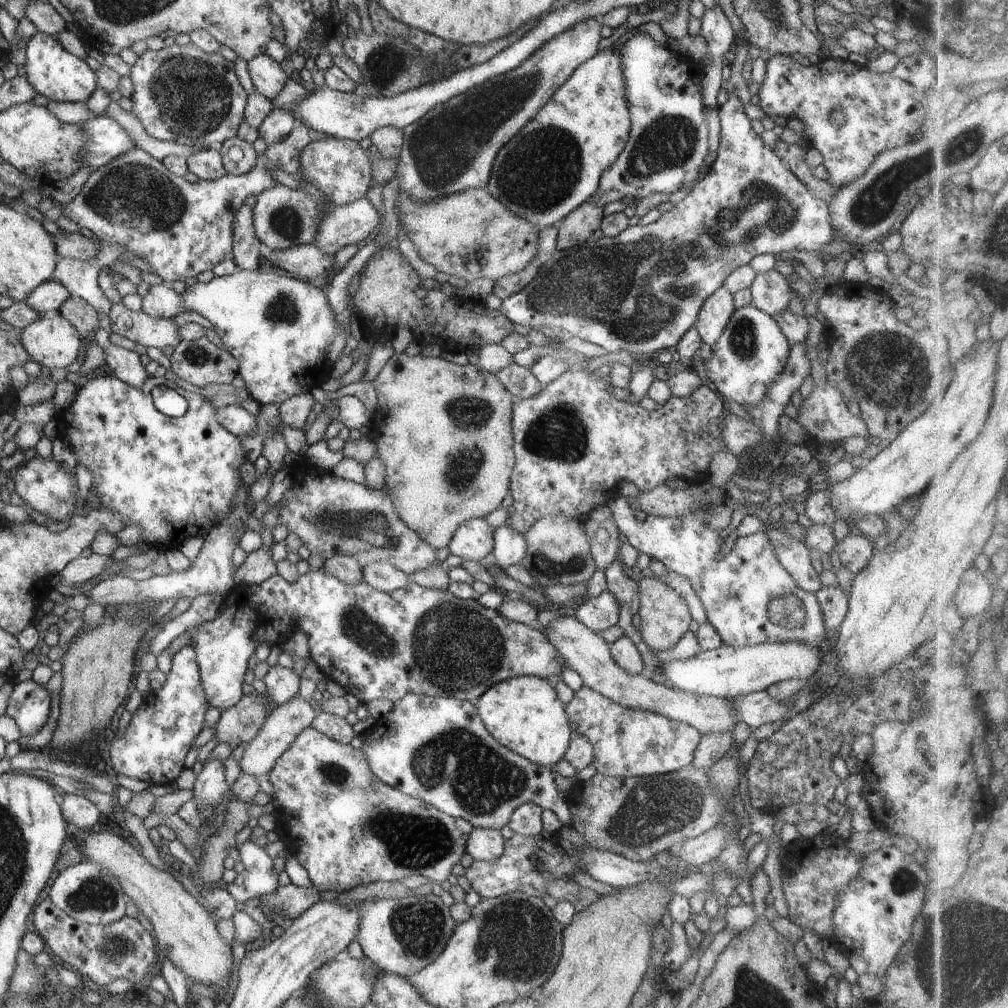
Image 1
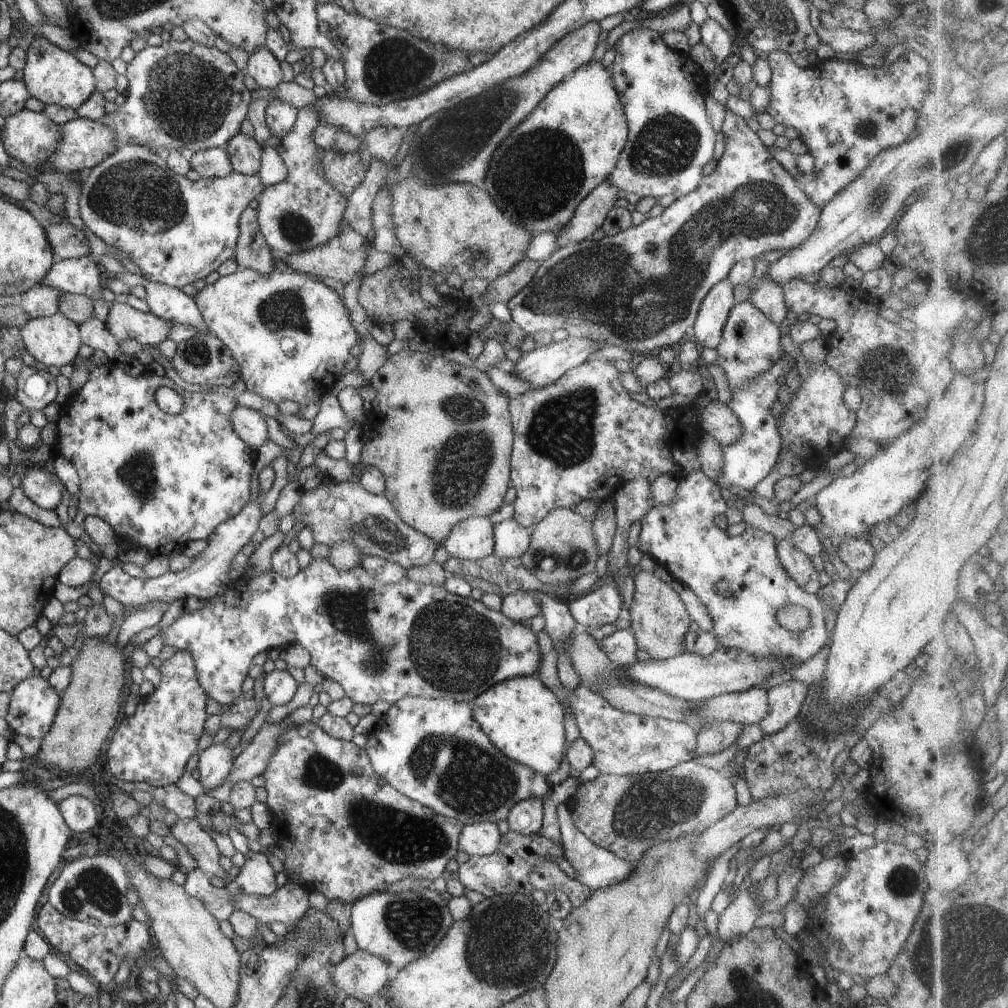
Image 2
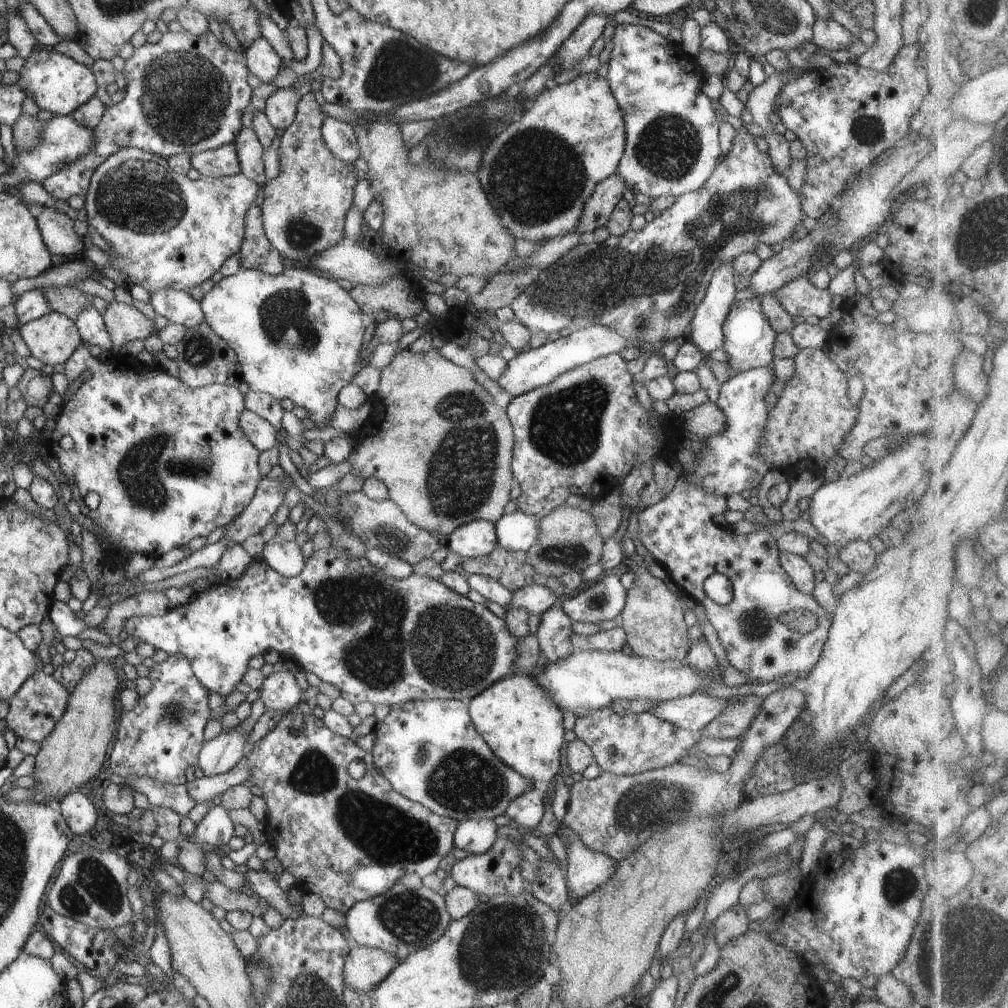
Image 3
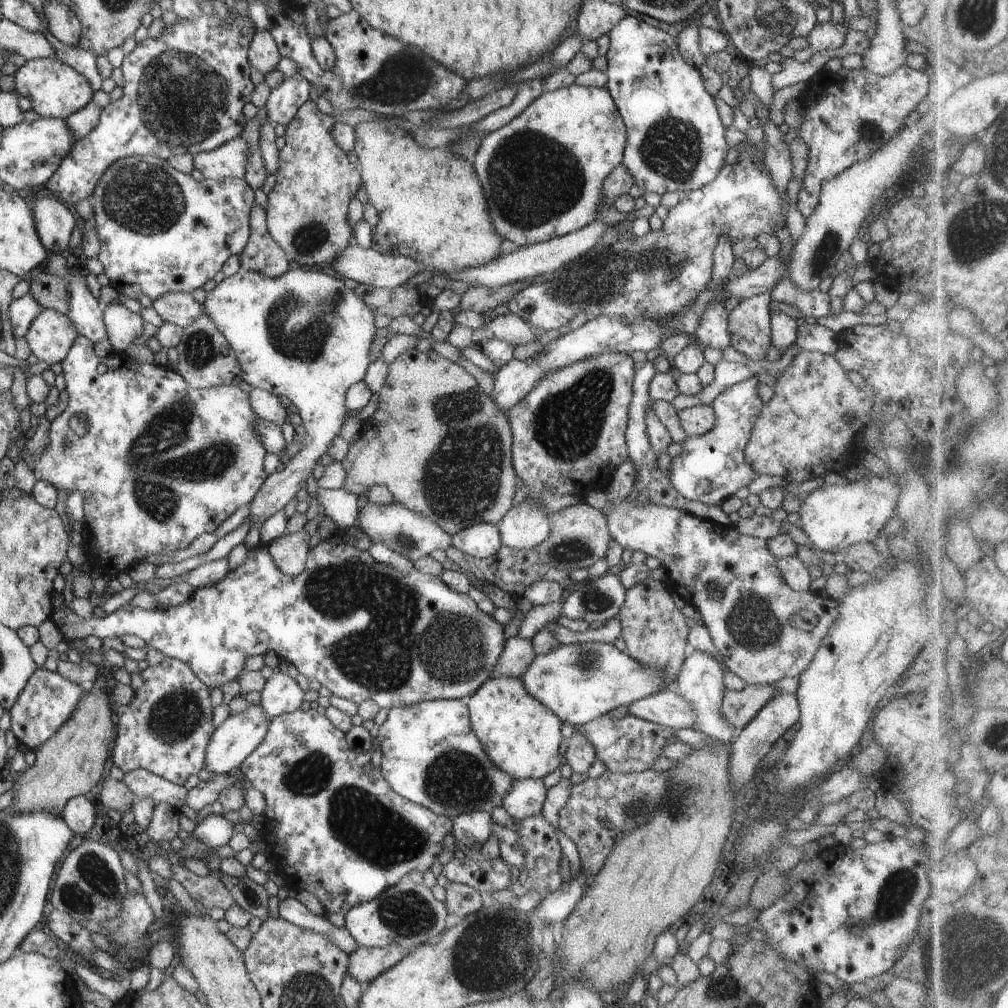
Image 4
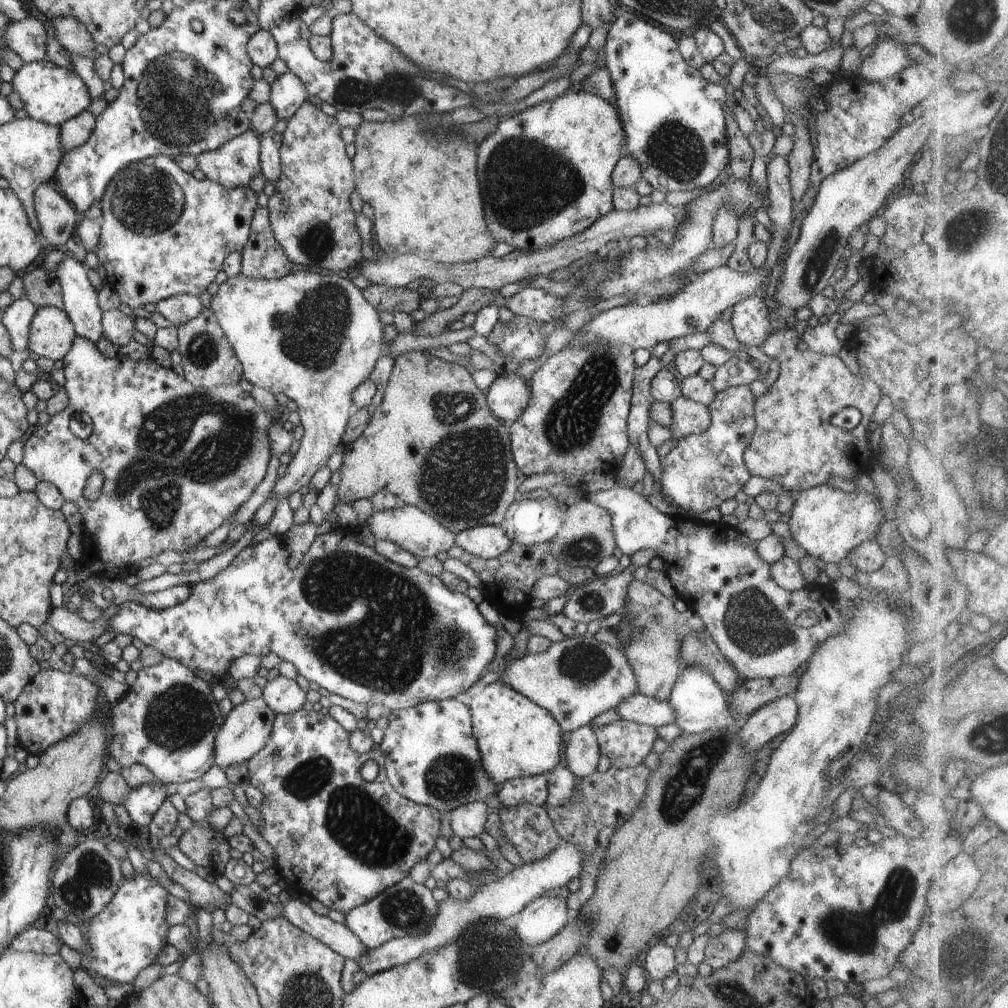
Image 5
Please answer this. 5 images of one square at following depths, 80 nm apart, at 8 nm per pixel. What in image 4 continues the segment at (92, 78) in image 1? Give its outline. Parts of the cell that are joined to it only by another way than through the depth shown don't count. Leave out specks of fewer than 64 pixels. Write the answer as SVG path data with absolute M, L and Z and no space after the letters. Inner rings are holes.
M57 56L54 58L41 58L26 61L14 74L15 90L21 96L30 99L32 110L36 111L42 117L54 117L65 119L72 115L73 112L84 108L92 101L92 86L84 74L78 73L72 66L60 61Z

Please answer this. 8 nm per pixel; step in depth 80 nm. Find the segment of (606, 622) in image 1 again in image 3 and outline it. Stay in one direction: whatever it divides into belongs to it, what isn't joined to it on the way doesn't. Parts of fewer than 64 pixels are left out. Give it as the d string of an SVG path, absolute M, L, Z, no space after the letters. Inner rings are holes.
M607 575L574 598L568 598L562 608L574 623L600 624L616 618L622 612L626 599L627 591L620 583L620 578Z

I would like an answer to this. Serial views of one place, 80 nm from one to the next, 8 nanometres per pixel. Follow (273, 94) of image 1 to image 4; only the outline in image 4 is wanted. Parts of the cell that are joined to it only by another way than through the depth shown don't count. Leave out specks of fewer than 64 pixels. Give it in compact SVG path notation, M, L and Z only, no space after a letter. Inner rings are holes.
M258 31L251 38L248 54L250 66L266 76L277 69L281 54L274 37L266 31Z

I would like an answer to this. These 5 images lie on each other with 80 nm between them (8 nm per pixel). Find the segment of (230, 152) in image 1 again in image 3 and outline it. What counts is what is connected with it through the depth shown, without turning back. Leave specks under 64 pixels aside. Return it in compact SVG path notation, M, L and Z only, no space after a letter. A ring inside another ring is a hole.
M243 127L232 144L235 146L239 158L240 173L245 174L260 186L264 186L266 184L263 161L265 148L258 140L256 133L251 128Z

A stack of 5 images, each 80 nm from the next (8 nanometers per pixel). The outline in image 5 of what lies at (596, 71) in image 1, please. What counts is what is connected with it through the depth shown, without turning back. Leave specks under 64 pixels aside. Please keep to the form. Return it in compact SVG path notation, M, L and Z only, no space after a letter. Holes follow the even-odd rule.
M576 88L575 91L568 90L555 99L536 104L516 113L507 120L502 119L496 127L496 131L488 135L477 146L477 175L483 198L483 211L488 230L492 233L492 236L497 242L508 242L514 248L514 251L532 251L533 248L540 248L543 245L545 247L585 231L601 216L610 213L614 210L612 204L613 192L615 191L612 180L613 170L619 158L623 155L625 140L624 125L613 102L580 88Z

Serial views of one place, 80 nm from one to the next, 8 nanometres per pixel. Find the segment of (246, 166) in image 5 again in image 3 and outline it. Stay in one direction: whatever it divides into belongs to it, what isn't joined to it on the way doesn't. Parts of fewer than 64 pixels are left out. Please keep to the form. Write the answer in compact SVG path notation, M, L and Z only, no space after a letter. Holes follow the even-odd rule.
M232 143L194 153L191 165L202 177L222 178L240 173L239 158Z

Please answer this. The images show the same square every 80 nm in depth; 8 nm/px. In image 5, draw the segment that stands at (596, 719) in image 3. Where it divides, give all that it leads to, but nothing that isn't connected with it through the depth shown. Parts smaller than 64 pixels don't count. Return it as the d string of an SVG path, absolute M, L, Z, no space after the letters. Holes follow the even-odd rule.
M618 719L605 726L591 726L596 733L596 738L602 756L610 759L611 766L616 768L637 767L643 764L658 738L656 727L638 724L631 720Z

